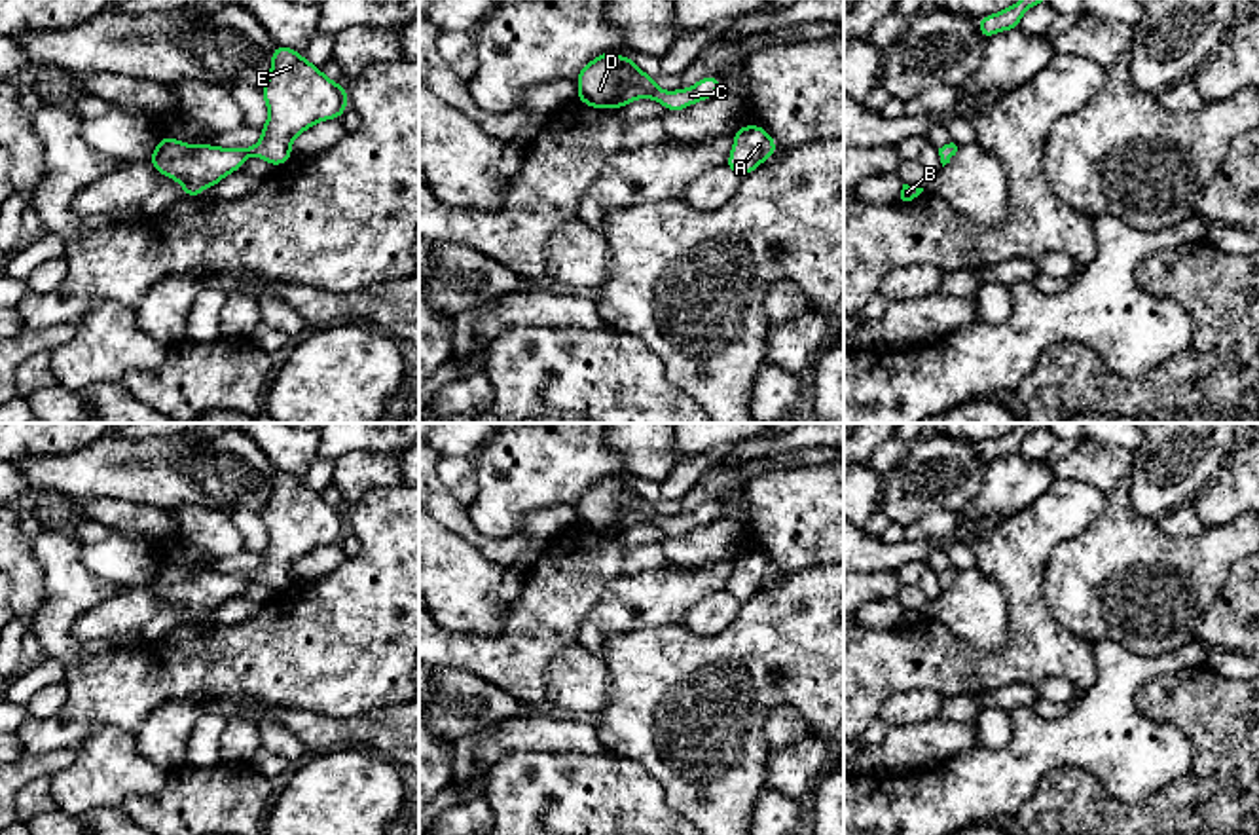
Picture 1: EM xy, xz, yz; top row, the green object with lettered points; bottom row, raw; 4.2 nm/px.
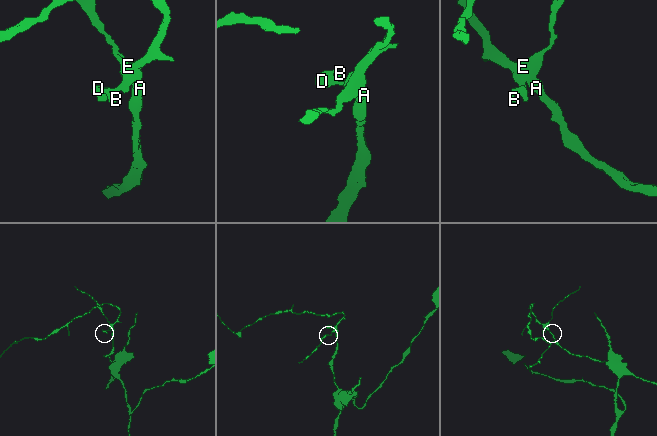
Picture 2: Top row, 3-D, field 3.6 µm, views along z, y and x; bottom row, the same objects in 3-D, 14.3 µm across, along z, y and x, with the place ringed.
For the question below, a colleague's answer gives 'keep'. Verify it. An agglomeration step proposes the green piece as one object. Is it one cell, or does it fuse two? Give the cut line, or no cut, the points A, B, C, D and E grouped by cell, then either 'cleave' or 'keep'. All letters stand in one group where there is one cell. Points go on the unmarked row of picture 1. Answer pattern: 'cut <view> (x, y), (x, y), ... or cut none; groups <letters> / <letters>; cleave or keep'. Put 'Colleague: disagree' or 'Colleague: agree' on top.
Colleague: agree
cut none; groups A B C D E; keep

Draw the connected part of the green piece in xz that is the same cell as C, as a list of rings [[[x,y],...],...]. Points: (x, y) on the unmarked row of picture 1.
[[[612,476],[590,486],[576,501],[578,528],[593,533],[622,533],[635,524],[654,524],[669,537],[711,524],[721,514],[721,501],[705,501],[688,514],[664,516],[635,486]]]

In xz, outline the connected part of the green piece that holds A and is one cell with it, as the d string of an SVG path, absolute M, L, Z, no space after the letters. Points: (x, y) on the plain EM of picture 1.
M743 550L734 558L732 579L726 584L726 592L734 598L747 602L755 596L762 586L772 583L777 577L777 571L770 558L760 550Z

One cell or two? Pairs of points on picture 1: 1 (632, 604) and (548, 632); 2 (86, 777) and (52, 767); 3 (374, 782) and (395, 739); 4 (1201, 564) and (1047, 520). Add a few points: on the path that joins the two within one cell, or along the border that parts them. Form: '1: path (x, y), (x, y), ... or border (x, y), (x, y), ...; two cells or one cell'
1: border (609, 585), (583, 621), (577, 644); two cells
2: border (78, 748), (78, 758), (50, 777); two cells
3: border (342, 746), (361, 746), (385, 760); two cells
4: border (1104, 492), (1104, 511), (1049, 558); two cells

